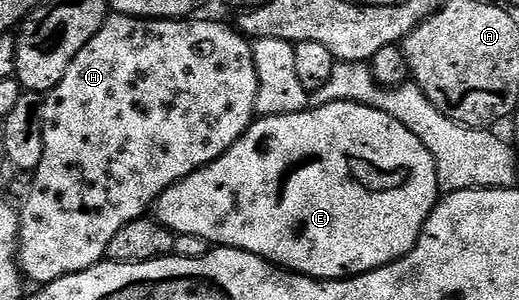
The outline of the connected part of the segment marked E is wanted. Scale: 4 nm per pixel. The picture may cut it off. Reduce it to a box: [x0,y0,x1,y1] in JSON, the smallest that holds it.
[154,101,442,281]

